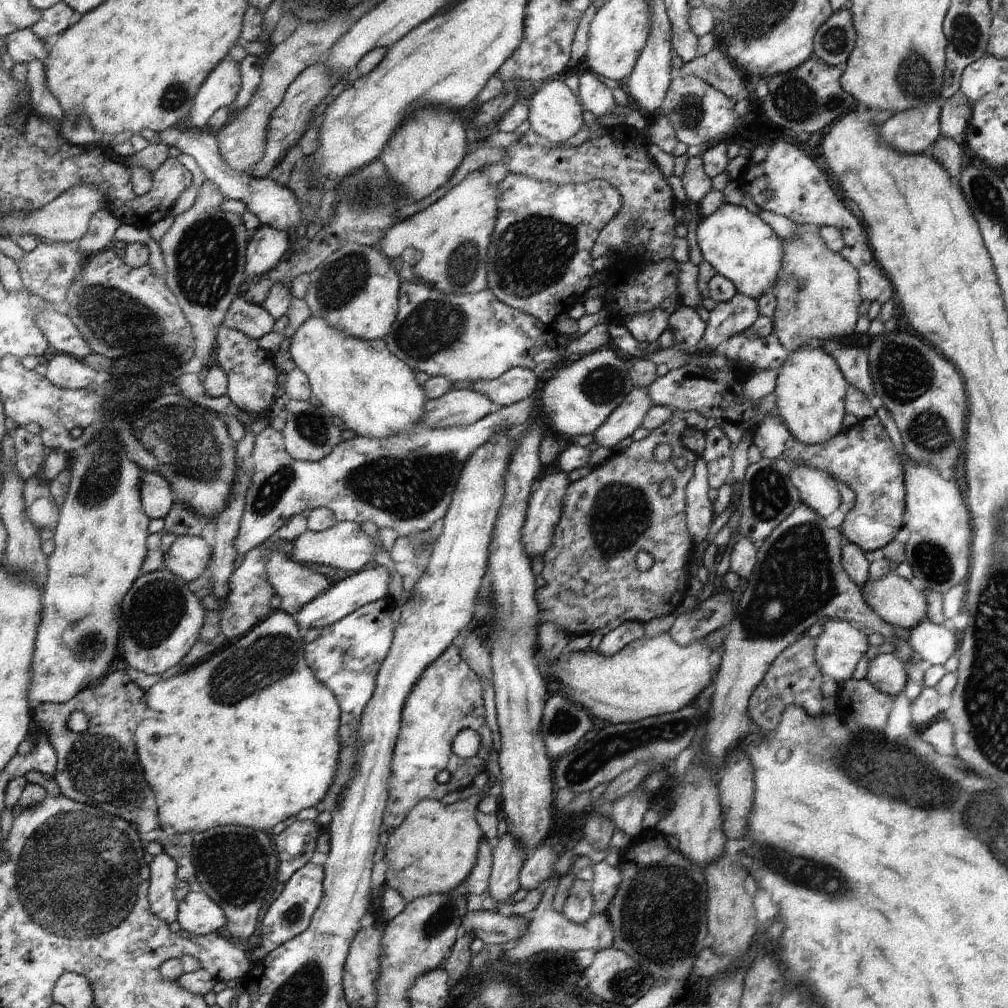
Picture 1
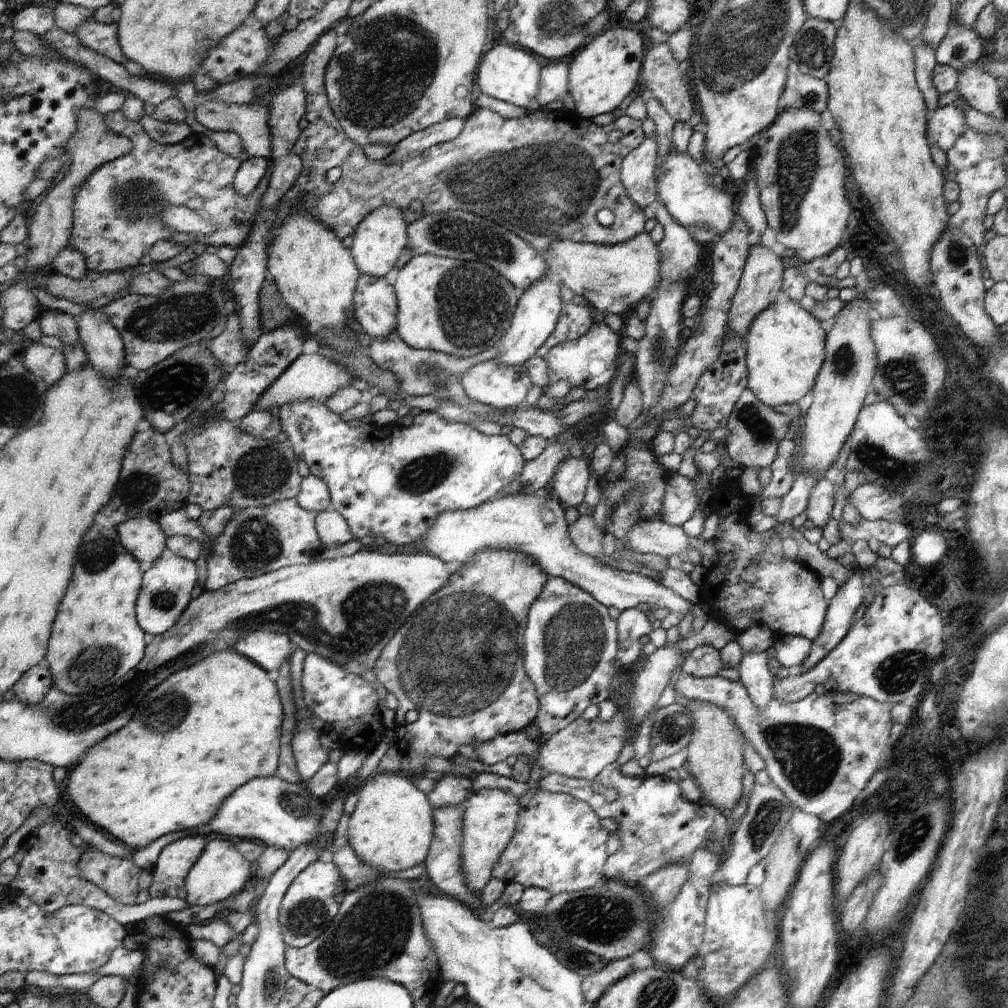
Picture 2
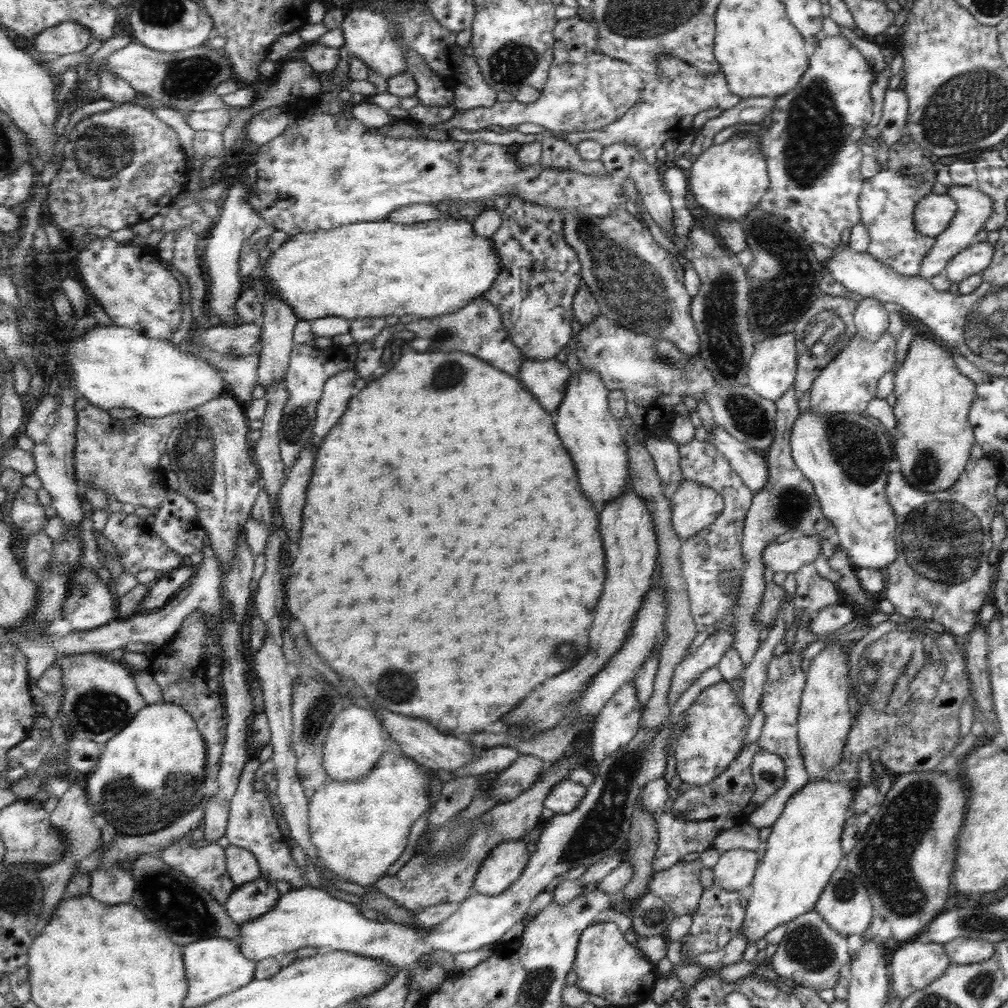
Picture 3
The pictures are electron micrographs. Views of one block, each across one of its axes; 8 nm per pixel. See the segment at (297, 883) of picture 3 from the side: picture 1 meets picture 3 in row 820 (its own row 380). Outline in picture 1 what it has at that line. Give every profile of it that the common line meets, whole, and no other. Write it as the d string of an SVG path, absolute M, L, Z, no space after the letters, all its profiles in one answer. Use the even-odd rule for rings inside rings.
M229 326L219 328L219 340L215 350L217 364L229 374L229 392L227 396L249 416L263 416L269 412L275 402L277 392L277 376L279 368L275 364L275 354L263 350L255 338L241 330L233 330Z

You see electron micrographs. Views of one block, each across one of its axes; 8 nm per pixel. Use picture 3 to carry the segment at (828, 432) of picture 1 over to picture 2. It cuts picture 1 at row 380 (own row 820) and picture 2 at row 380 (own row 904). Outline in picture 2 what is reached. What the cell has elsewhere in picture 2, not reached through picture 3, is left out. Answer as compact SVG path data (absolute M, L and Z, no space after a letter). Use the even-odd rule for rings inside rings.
M791 300L771 304L759 312L743 336L747 390L767 408L797 404L815 384L815 376L825 360L825 336L821 322L811 316L805 304Z

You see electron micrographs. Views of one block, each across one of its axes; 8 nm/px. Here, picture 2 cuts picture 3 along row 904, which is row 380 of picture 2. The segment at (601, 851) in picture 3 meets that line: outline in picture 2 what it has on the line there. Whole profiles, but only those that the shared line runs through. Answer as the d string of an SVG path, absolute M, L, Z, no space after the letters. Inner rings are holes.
M303 354L295 364L291 364L283 376L261 396L261 402L257 404L255 412L257 410L271 410L273 406L277 408L283 408L285 404L293 404L293 402L305 402L305 400L313 400L313 402L323 402L327 404L327 400L353 384L353 380L357 380L351 372L347 372L343 366L339 364L333 364L329 358L325 358L323 354ZM497 360L479 362L463 376L463 390L471 400L499 410L521 406L533 386L525 366L505 366Z

